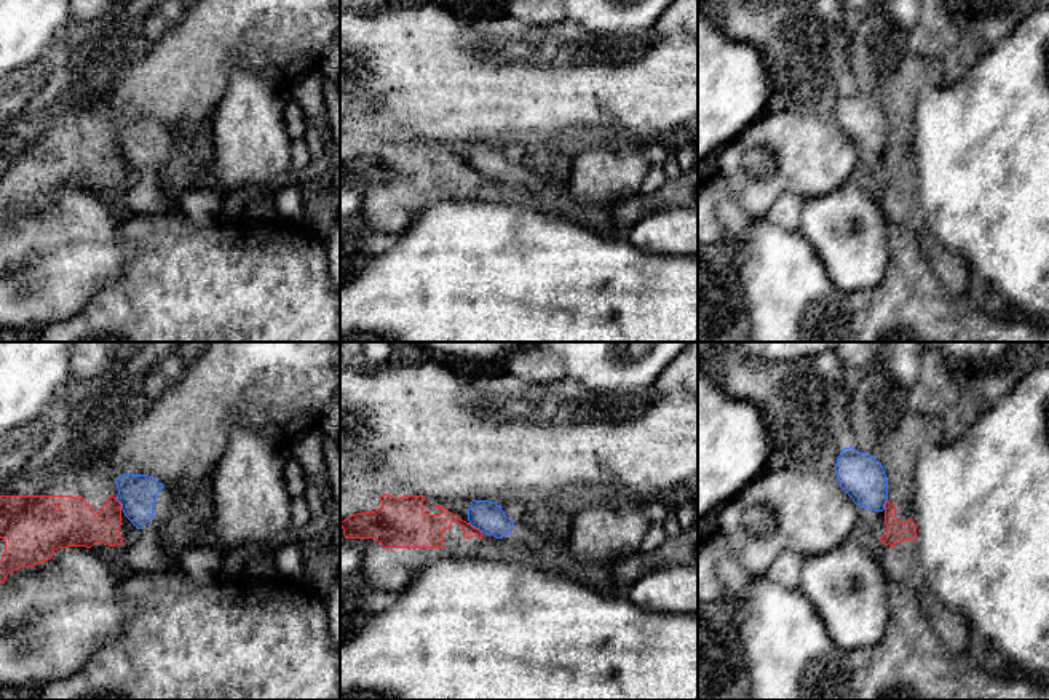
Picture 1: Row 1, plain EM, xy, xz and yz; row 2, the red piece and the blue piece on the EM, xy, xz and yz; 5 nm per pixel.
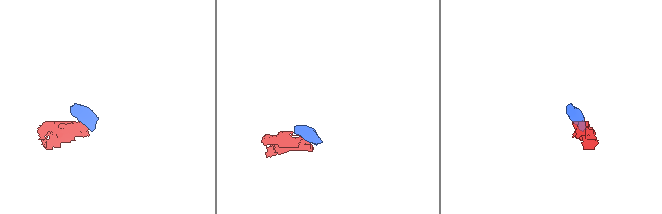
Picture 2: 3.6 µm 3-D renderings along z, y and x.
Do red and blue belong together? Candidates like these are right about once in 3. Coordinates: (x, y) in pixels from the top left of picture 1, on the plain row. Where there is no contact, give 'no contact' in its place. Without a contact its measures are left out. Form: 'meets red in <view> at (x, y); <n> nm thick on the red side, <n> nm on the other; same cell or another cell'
meets red in xz at (475, 170); 180 nm thick on the red side, 160 nm on the other; another cell

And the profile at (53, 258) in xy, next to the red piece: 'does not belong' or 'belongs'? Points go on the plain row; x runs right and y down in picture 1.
does not belong

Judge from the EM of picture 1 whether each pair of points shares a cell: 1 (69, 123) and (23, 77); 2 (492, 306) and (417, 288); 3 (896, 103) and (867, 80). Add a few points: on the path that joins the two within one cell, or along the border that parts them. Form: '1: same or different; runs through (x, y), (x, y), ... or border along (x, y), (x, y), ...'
1: different; border along (63, 63), (51, 71), (35, 91)
2: same; runs through (473, 306), (436, 306)
3: same; runs through (890, 96), (874, 80)

